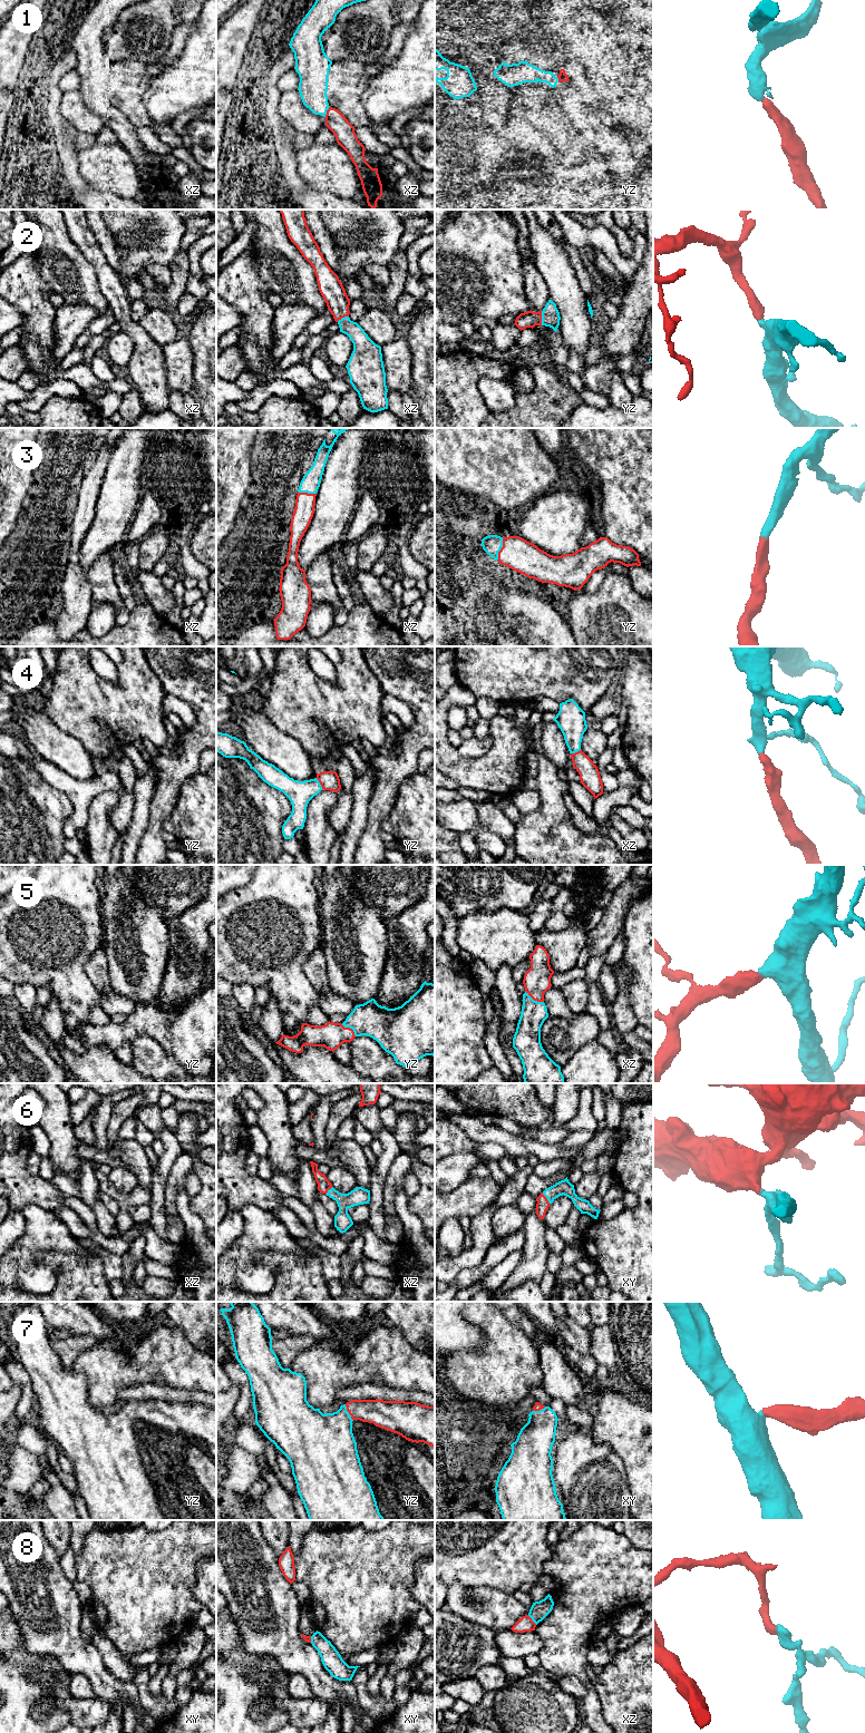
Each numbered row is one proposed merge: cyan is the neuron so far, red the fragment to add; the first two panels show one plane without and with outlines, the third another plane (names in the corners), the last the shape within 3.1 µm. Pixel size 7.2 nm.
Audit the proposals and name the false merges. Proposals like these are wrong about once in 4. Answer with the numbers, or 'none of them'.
8

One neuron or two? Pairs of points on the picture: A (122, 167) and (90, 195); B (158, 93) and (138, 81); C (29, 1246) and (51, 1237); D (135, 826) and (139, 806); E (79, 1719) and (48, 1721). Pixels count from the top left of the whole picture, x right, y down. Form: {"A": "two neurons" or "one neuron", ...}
{"A": "two neurons", "B": "two neurons", "C": "one neuron", "D": "one neuron", "E": "two neurons"}

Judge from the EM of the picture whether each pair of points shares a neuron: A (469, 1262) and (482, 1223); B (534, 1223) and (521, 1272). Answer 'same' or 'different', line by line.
A: same
B: same

